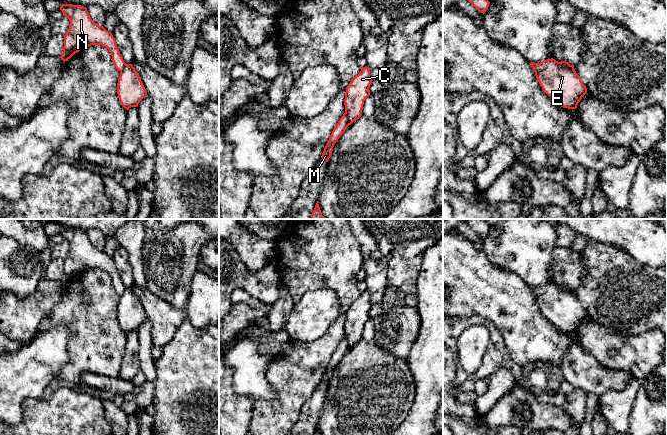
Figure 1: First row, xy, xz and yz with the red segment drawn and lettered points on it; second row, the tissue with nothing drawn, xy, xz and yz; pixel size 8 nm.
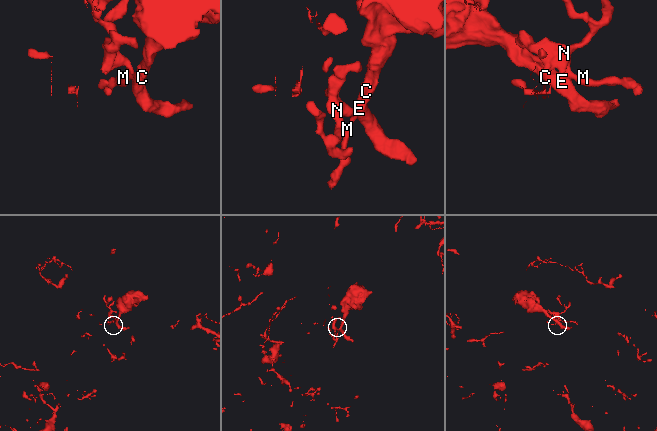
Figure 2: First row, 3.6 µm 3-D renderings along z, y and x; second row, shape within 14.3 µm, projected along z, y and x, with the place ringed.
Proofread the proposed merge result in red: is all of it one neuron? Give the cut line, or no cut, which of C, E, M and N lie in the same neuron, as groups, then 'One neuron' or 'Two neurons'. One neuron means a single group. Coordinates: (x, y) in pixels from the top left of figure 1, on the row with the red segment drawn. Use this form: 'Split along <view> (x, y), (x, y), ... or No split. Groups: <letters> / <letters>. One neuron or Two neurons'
Split along xz (345, 112), (348, 118), (348, 125). Groups: C E / M N. Two neurons

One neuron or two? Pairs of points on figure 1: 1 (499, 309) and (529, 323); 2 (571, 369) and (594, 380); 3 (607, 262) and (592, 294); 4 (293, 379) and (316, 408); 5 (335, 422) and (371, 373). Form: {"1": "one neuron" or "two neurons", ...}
{"1": "one neuron", "2": "one neuron", "3": "one neuron", "4": "two neurons", "5": "one neuron"}

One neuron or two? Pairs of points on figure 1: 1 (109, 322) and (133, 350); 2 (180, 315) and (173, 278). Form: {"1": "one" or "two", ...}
{"1": "two", "2": "two"}

